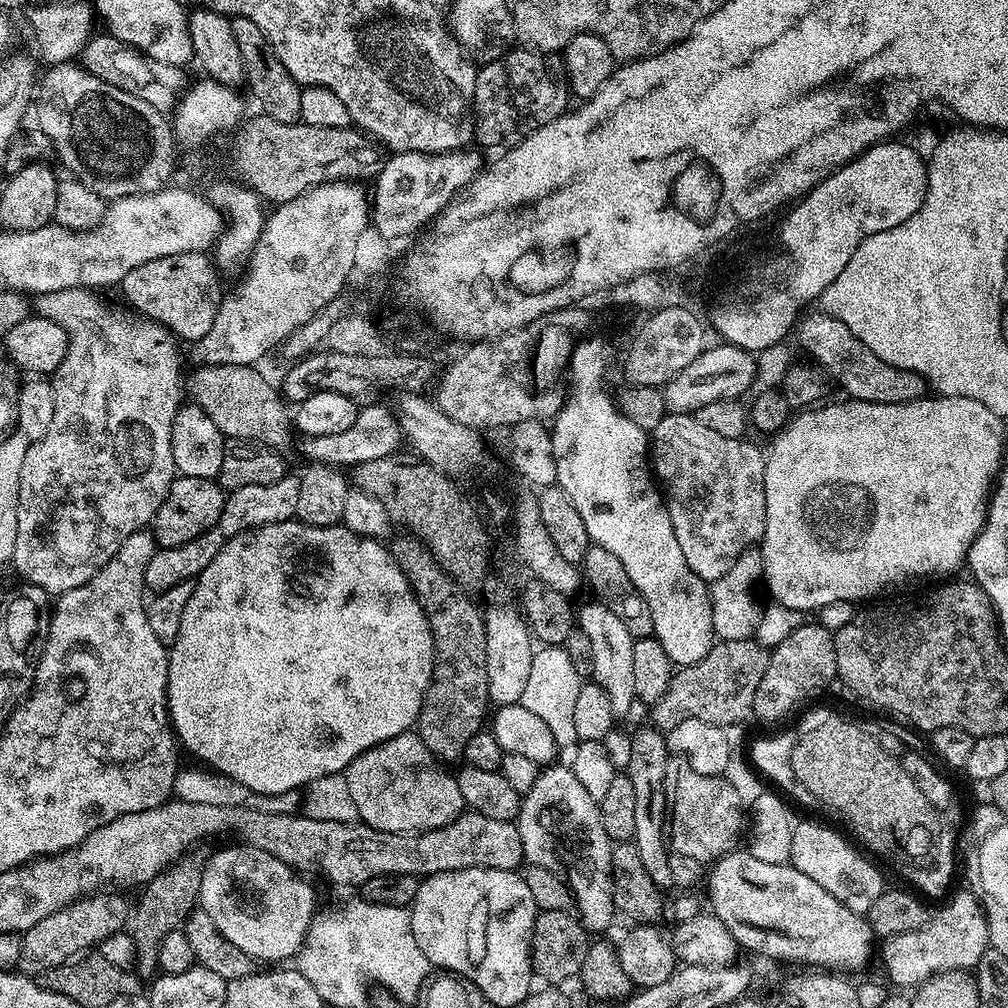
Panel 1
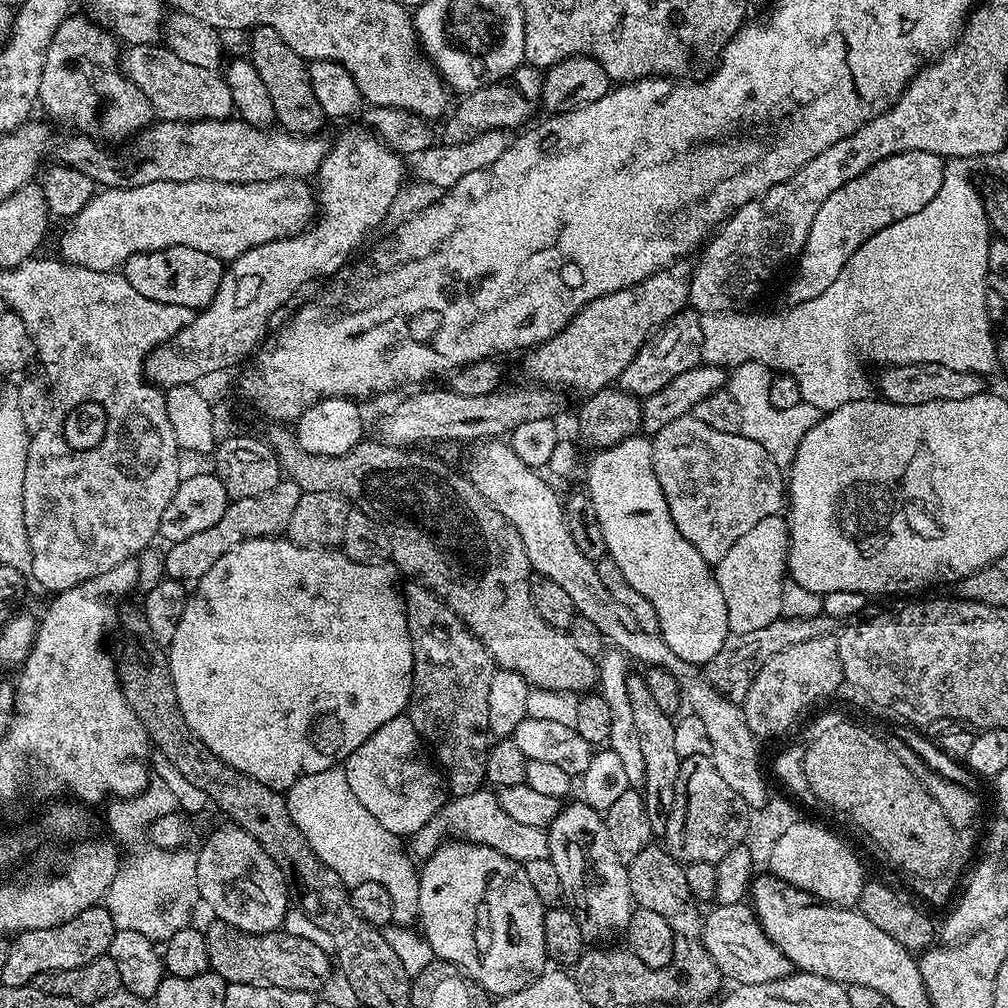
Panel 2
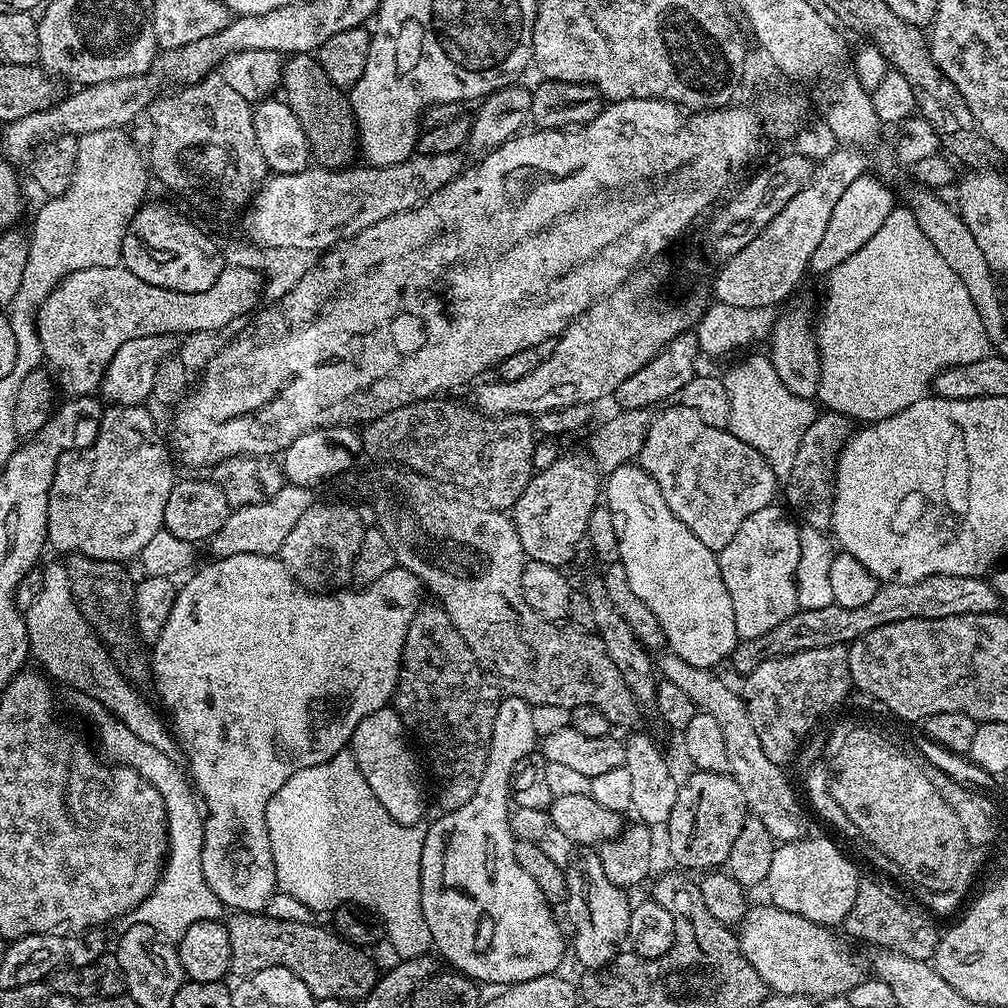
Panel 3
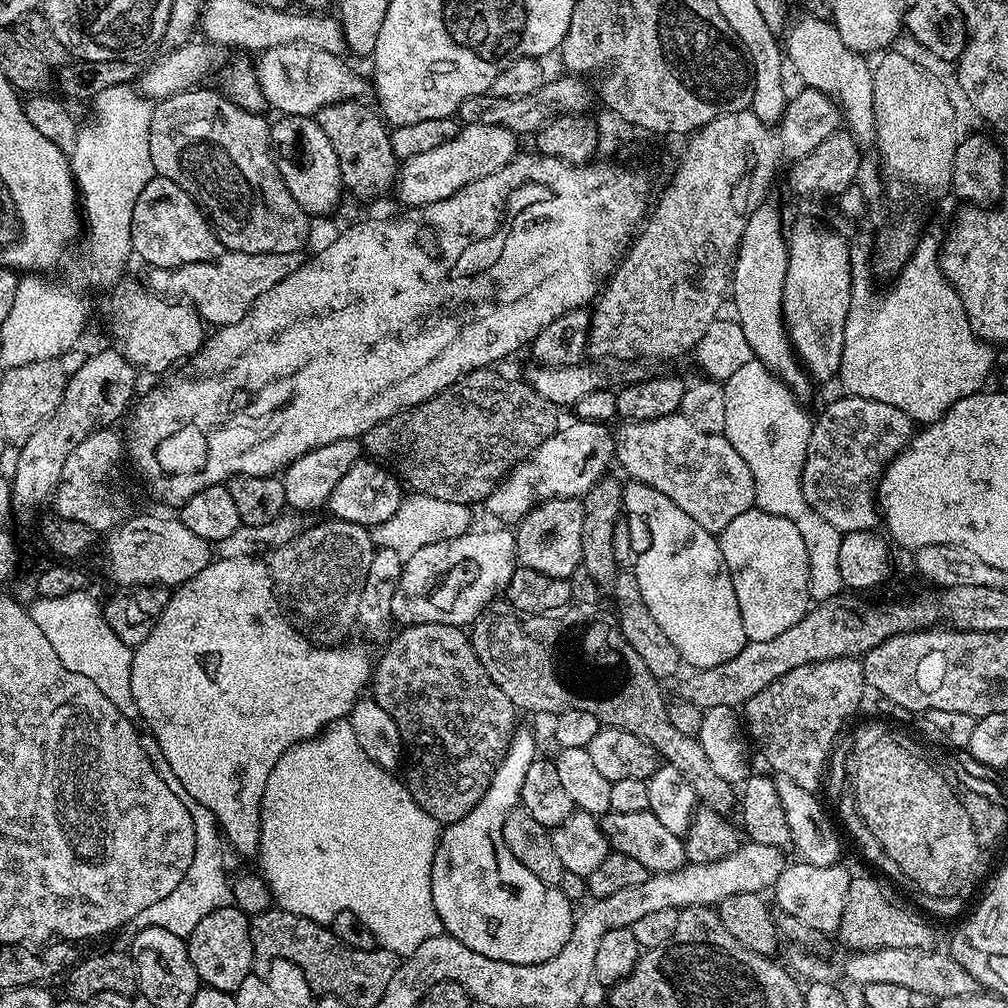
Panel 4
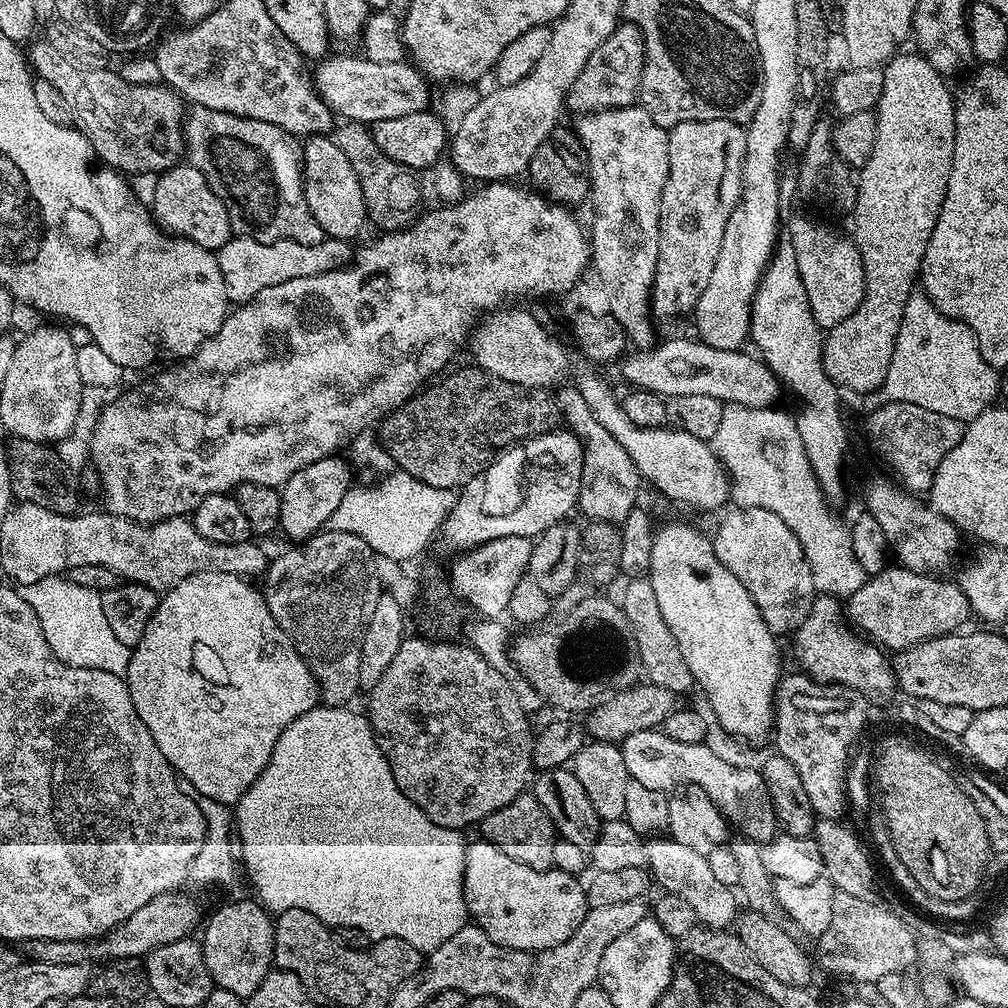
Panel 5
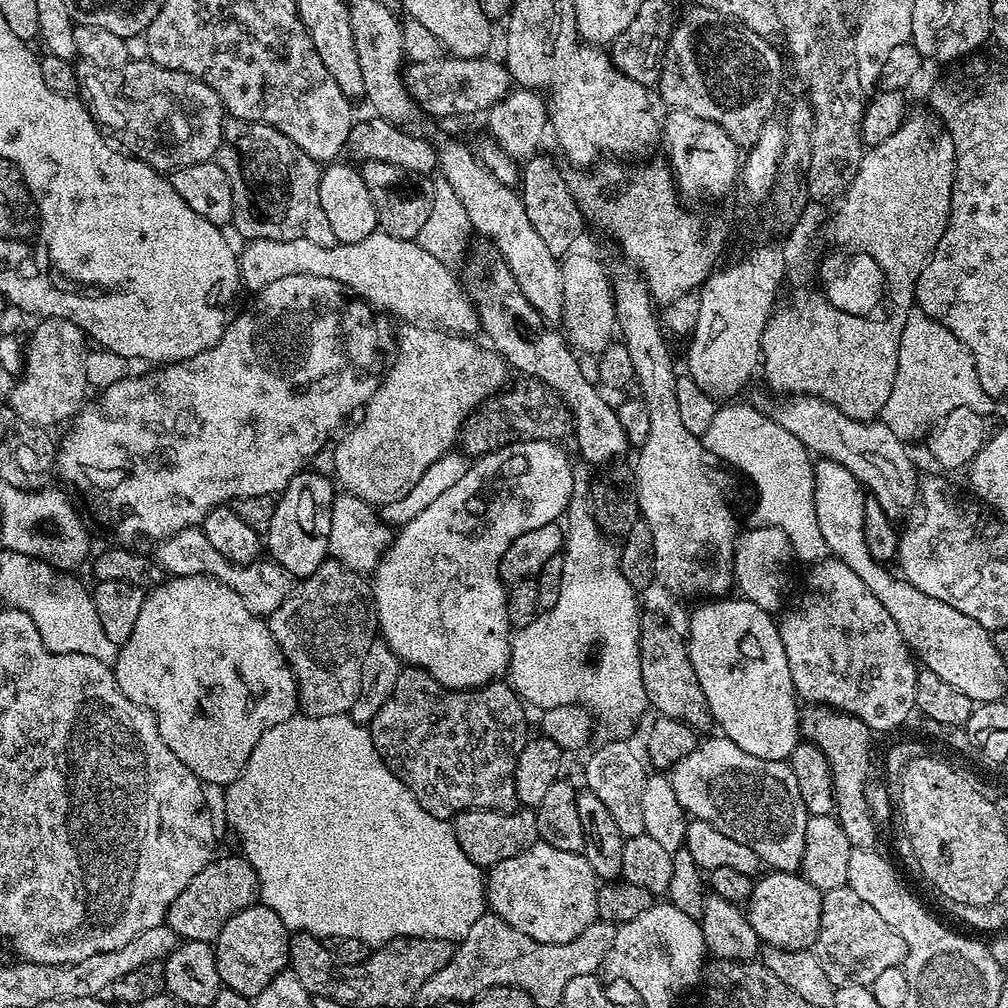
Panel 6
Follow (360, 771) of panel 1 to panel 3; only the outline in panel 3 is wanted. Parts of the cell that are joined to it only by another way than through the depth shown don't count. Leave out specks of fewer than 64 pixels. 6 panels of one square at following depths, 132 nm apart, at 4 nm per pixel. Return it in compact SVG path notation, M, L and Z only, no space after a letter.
M395 707L380 708L374 714L362 718L352 735L350 751L362 770L362 778L374 790L374 798L382 802L386 814L399 824L421 823L424 816L424 792L420 789L420 768L416 756L408 749L409 737Z

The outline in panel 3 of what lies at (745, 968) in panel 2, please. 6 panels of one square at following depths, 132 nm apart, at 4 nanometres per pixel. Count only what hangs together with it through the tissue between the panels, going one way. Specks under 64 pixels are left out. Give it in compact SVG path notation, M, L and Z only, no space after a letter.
M770 902L749 907L738 925L740 949L758 970L758 978L778 996L840 996L847 997L858 982L866 978L852 952L839 940L833 929L815 924L798 914L775 908Z

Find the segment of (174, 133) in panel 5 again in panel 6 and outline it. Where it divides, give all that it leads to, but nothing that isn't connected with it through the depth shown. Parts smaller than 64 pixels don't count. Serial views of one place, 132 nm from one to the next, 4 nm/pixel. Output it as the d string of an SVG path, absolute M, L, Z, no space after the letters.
M131 60L121 68L98 68L84 62L78 68L78 88L92 113L92 119L105 133L116 135L115 143L130 156L146 162L157 172L171 174L177 168L201 164L215 157L224 137L226 113L223 102L198 78L178 70L166 70L151 60Z

